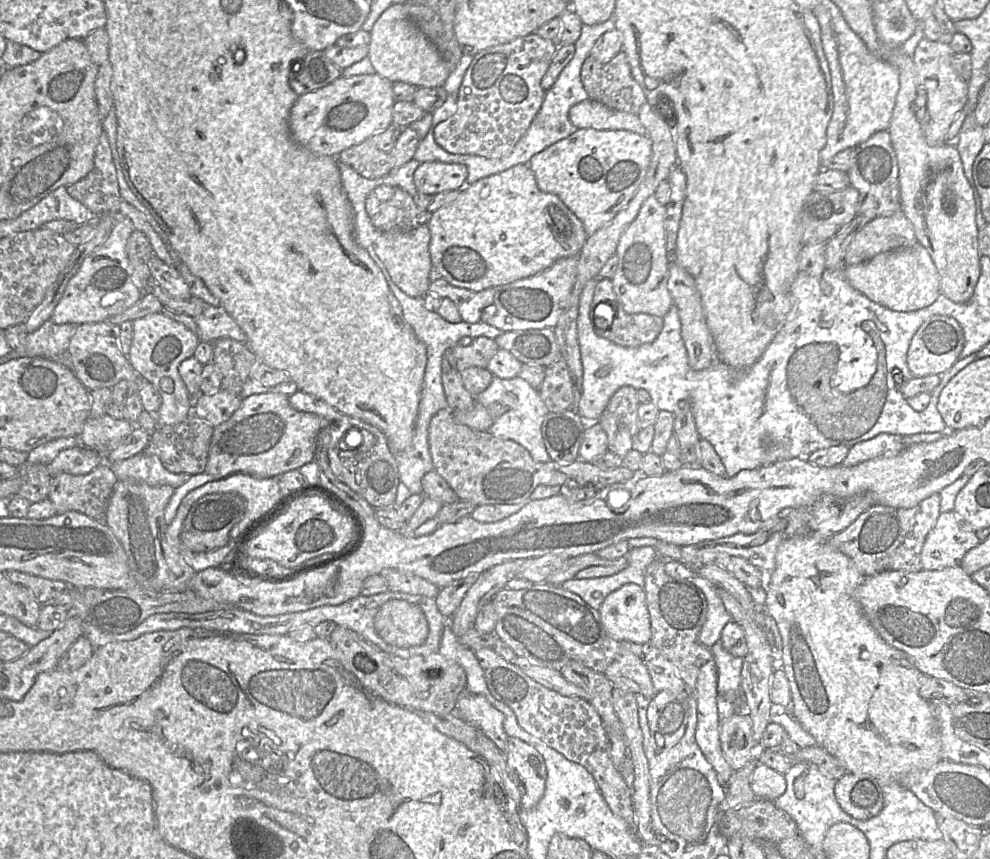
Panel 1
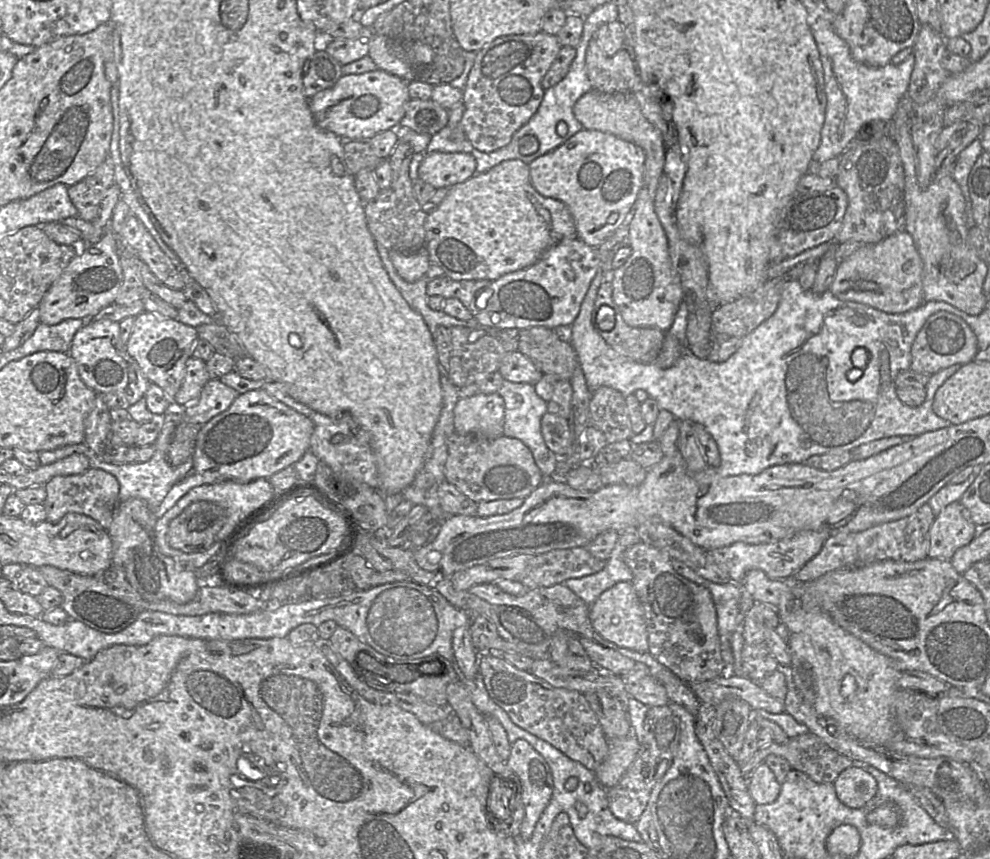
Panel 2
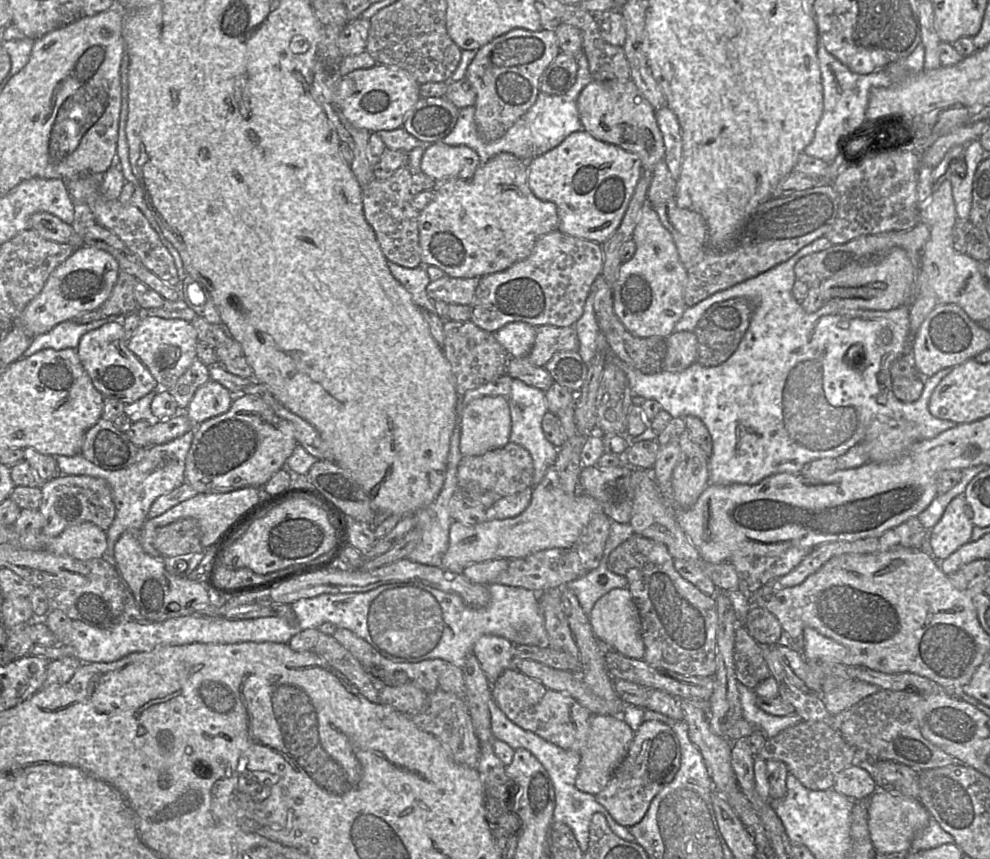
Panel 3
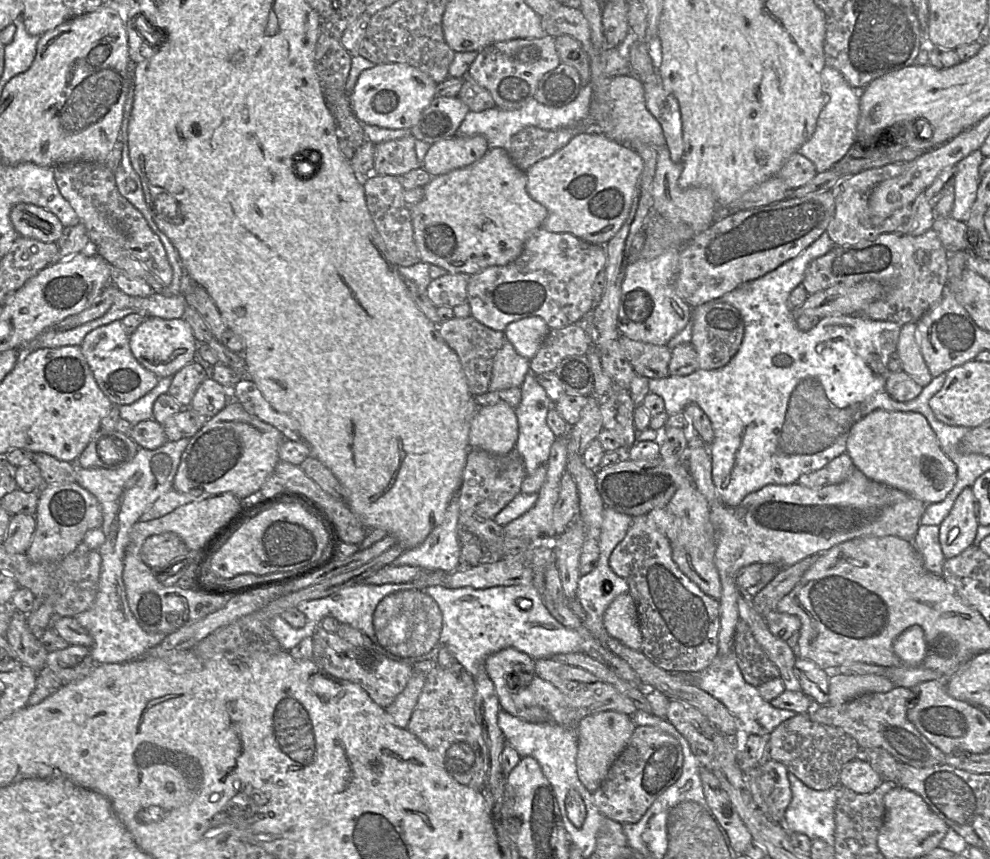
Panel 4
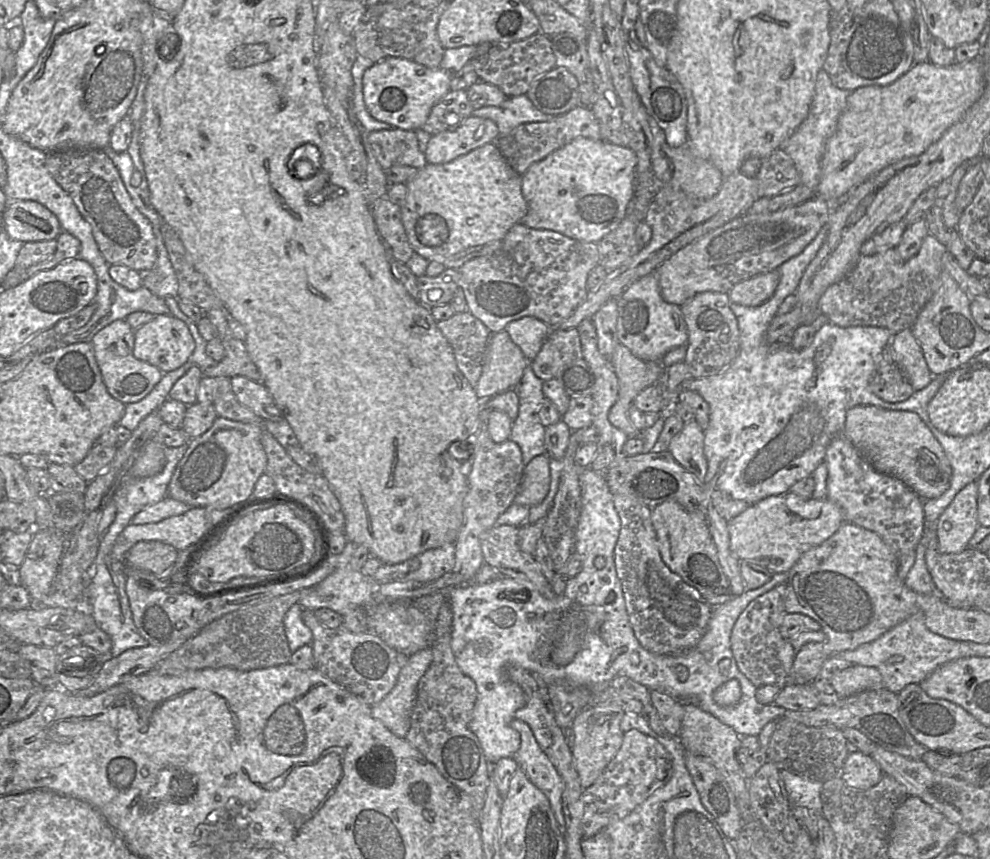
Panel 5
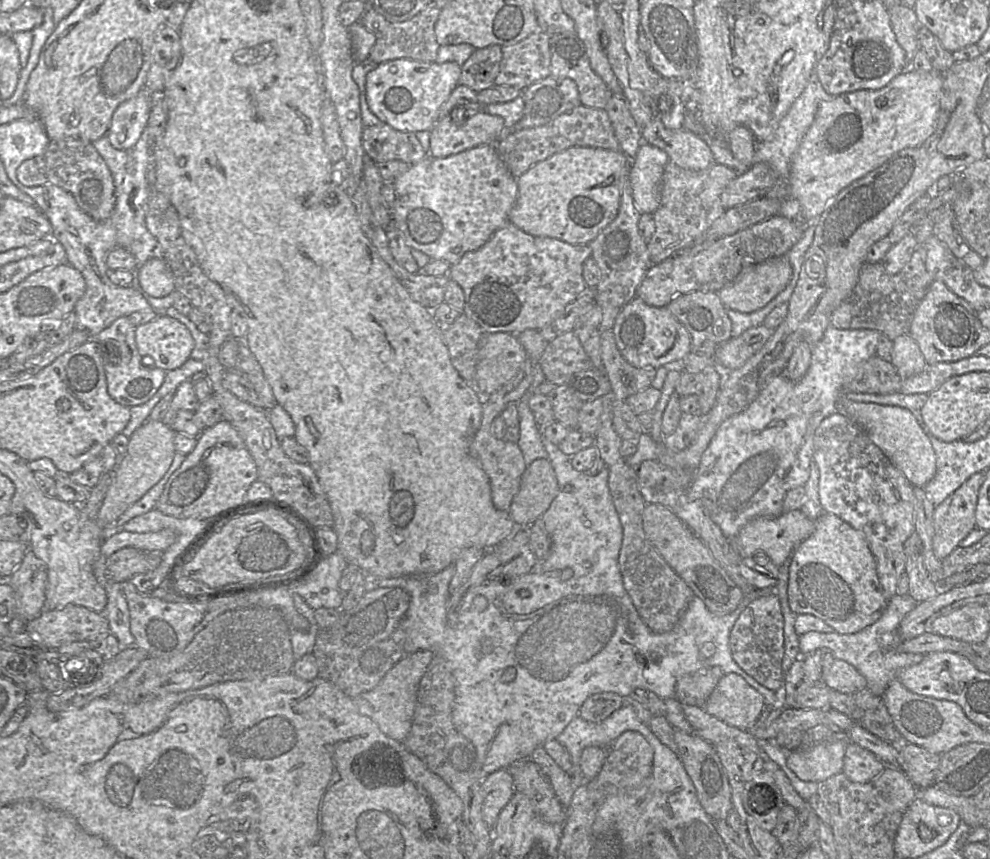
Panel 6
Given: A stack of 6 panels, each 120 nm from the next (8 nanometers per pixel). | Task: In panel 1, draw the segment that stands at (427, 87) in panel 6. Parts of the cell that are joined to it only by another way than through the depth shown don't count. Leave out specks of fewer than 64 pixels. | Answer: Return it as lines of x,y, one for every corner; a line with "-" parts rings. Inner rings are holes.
377,73
340,77
318,90
299,96
289,117
293,139
322,156
338,156
345,149
370,139
393,123
396,100
392,83

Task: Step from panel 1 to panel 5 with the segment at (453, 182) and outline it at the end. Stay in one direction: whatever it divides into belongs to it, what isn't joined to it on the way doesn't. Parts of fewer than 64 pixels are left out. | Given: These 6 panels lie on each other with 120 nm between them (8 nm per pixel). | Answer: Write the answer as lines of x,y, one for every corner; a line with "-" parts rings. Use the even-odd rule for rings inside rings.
470,115
456,130
443,131
431,136
425,157
428,163
448,163
470,151
496,142
497,124
486,118

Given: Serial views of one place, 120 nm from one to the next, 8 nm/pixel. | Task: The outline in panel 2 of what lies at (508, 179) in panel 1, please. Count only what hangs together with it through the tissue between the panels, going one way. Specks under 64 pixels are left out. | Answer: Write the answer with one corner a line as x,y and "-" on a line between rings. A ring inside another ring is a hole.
518,159
506,160
484,173
451,186
439,206
425,221
430,261
453,280
490,280
525,269
537,262
553,245
577,237
569,208
560,200
538,193
530,179
530,167

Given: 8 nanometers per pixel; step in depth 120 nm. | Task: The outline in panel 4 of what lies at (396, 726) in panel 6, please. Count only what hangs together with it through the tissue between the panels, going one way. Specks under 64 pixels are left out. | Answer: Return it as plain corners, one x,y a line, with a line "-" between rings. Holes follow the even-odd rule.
414,671
405,688
397,695
394,701
385,708
391,722
400,728
406,728
412,711
423,688
427,674

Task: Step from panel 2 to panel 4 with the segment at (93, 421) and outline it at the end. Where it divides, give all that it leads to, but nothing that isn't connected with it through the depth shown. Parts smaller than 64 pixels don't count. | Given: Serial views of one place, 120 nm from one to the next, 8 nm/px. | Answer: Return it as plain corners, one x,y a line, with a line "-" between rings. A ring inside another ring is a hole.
100,428
92,437
76,463
82,468
117,469
129,463
139,446
125,433

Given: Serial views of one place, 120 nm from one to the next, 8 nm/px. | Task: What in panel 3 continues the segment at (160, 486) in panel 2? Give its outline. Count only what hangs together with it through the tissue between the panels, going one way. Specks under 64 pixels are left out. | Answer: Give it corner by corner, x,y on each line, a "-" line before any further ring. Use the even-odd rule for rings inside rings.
194,429
169,442
153,444
147,447
145,457
119,470
101,468
87,460
81,453
74,456
55,456
61,474
86,475
104,479
111,488
115,505
115,518
105,531
107,535
107,549
103,555
115,565
113,558
114,546
125,531
138,532
148,518
148,512
153,502
161,495
168,494
185,482
185,460
191,447

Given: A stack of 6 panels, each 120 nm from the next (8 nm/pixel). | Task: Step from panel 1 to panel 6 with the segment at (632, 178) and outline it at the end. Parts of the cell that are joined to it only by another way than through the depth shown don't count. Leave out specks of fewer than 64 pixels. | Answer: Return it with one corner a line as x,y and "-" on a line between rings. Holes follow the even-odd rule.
573,146
557,152
517,178
518,196
509,221
533,236
589,244
617,216
630,163
621,150

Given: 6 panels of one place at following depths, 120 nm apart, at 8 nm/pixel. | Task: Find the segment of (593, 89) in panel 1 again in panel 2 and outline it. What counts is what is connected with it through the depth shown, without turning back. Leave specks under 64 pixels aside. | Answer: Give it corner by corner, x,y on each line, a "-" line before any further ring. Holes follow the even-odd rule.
595,35
586,52
586,72
592,89
602,93
635,93
641,80
629,48
607,56
598,46

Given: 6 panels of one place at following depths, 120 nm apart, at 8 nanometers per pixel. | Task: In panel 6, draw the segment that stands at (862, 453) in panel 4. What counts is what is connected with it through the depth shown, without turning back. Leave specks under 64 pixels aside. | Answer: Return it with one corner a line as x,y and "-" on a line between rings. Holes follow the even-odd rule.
841,398
841,410
838,411
843,412
862,427
872,442
913,486
924,487
934,477
936,473
934,449
916,418
908,409

